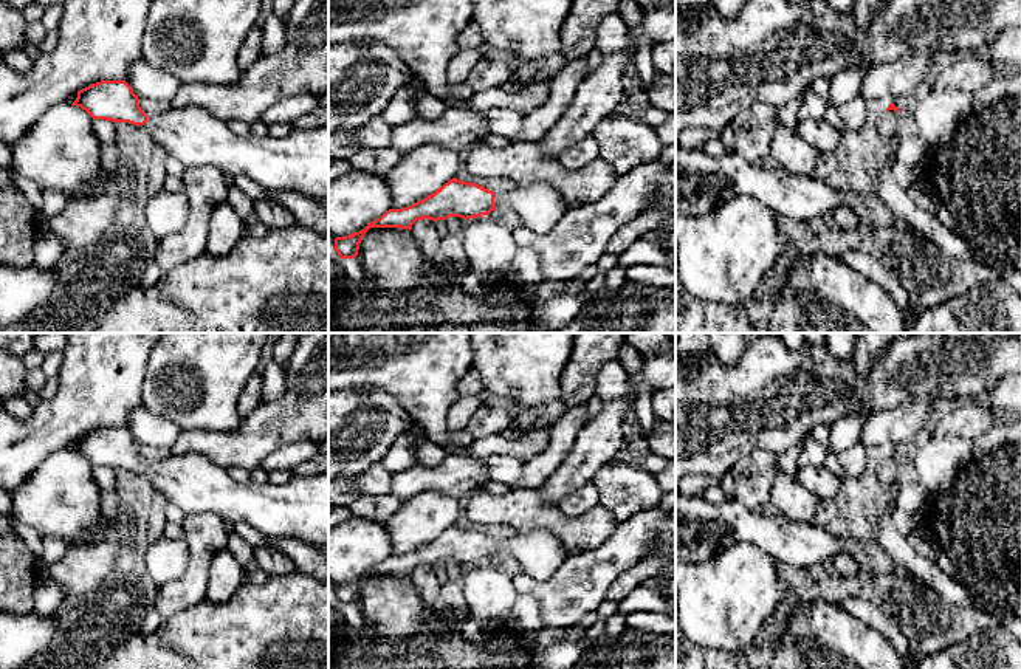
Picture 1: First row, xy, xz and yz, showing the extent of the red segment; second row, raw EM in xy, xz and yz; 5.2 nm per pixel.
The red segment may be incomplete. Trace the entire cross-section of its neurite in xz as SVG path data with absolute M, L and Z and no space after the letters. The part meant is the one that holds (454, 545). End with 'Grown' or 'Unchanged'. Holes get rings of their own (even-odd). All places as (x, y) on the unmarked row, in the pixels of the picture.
M449 527L434 540L407 554L389 556L364 576L335 585L335 598L339 606L358 602L359 590L370 575L409 576L417 567L463 567L488 562L494 556L514 559L522 573L538 582L548 581L567 558L561 540L547 530L517 531L510 539L496 540L476 530Z. Grown

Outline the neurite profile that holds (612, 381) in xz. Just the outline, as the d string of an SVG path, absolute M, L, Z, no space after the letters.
M614 358L607 361L598 376L596 376L596 390L595 395L601 400L603 404L624 396L629 387L629 375L624 370L621 361Z

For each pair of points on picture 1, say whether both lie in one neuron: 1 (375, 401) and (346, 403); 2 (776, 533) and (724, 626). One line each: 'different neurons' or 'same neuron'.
1: same neuron
2: different neurons

